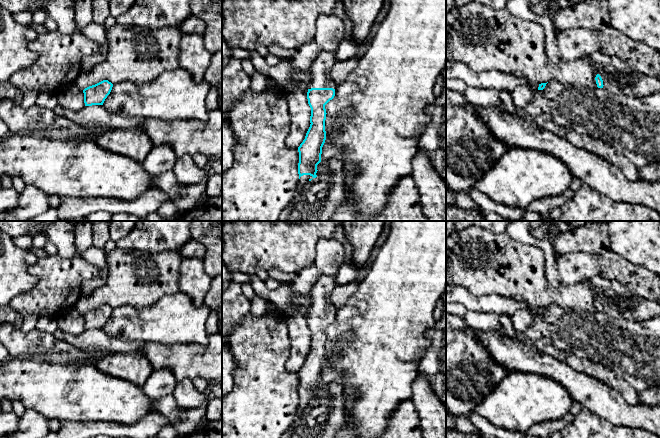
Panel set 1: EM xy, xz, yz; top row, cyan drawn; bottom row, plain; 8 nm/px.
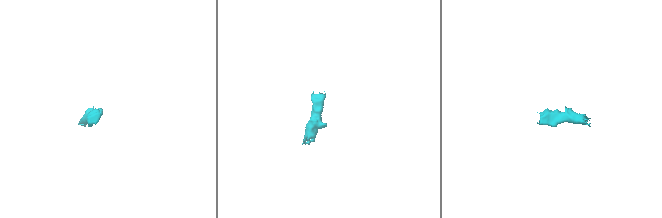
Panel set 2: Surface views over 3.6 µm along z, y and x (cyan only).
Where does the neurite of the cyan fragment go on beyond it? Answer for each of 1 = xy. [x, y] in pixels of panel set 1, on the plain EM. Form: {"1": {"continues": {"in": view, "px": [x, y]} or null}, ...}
{"1": {"continues": null}}

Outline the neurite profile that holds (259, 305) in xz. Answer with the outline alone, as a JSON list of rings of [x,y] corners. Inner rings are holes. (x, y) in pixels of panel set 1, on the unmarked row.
[[[255,295],[255,297],[251,300],[250,312],[253,317],[263,316],[267,309],[269,308],[269,300],[259,295]]]

